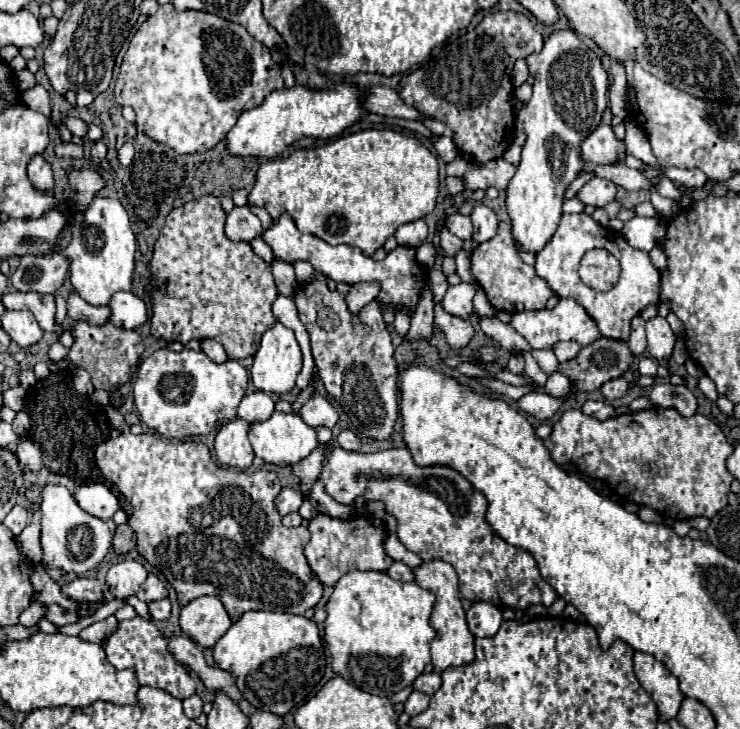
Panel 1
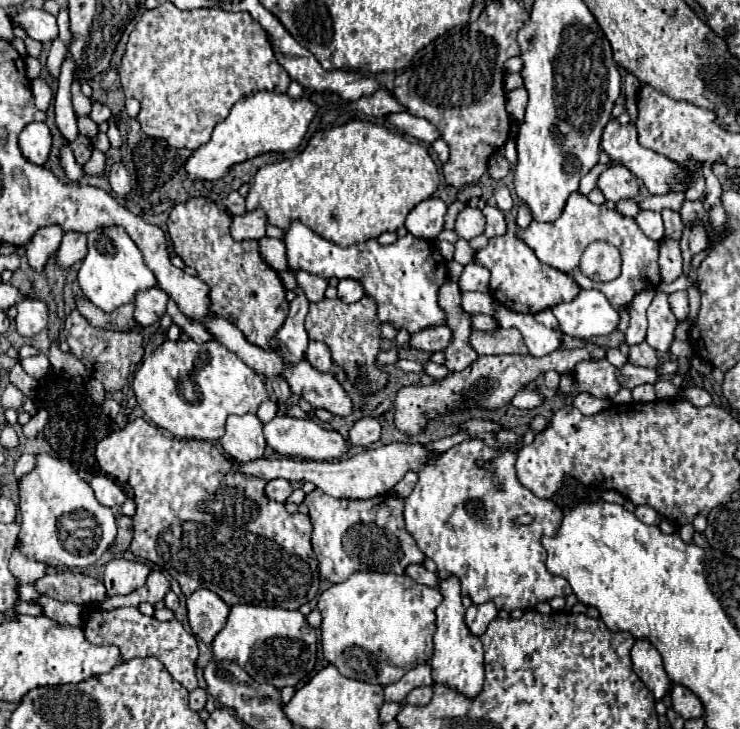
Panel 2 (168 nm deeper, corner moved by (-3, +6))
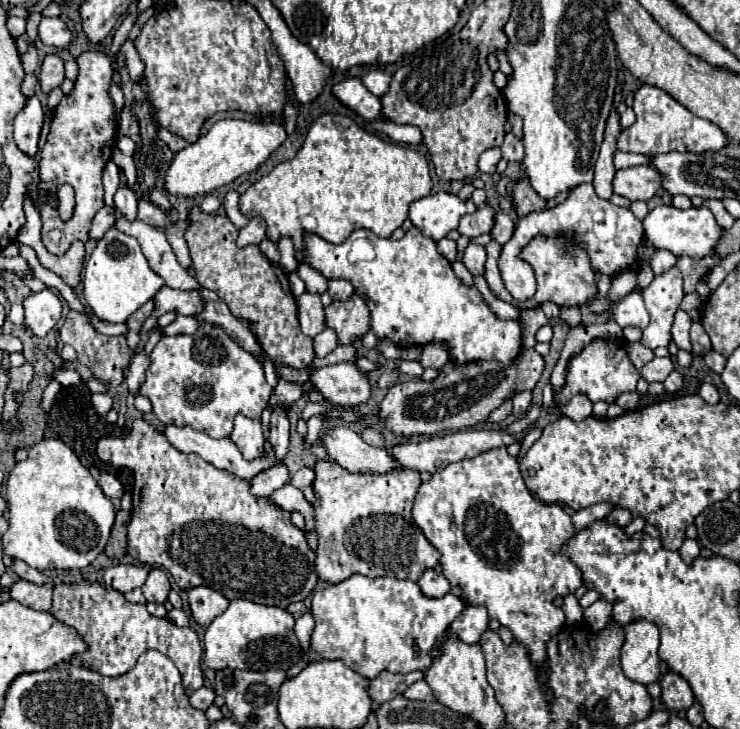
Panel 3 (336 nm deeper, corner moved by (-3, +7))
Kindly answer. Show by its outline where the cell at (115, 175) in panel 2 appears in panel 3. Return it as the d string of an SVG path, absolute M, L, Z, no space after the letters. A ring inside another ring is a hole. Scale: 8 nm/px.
M119 186L117 194L115 194L115 206L125 218L135 220L135 216L137 216L137 196L131 188Z

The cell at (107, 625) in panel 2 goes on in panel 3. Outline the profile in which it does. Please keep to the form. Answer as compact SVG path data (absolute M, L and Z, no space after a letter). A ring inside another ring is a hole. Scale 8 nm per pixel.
M83 582L83 584L57 584L53 590L53 608L51 614L73 626L85 644L89 644L89 650L79 654L79 658L73 658L73 666L85 666L91 668L103 676L121 676L131 666L135 666L135 660L139 654L143 654L147 648L155 648L169 656L177 670L181 672L183 686L189 694L193 694L197 688L203 686L203 674L201 674L201 642L193 628L179 628L167 618L155 618L149 616L145 604L131 604L123 600L123 596L117 590L105 590L97 582Z

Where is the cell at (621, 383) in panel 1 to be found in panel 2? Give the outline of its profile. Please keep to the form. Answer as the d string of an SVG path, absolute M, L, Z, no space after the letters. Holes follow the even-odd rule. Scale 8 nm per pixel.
M623 365L619 369L619 379L621 379L621 385L627 387L627 389L633 389L637 385L643 385L643 383L655 383L659 379L659 371L657 369L647 369L647 367L637 367L637 365Z

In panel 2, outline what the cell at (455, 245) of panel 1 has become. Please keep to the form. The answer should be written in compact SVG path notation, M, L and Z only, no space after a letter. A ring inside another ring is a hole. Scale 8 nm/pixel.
M455 201L455 203L449 207L449 211L447 211L447 215L445 215L445 229L453 229L453 227L455 227L455 217L457 217L457 213L459 213L463 207L467 207L467 203L461 203L461 201Z

